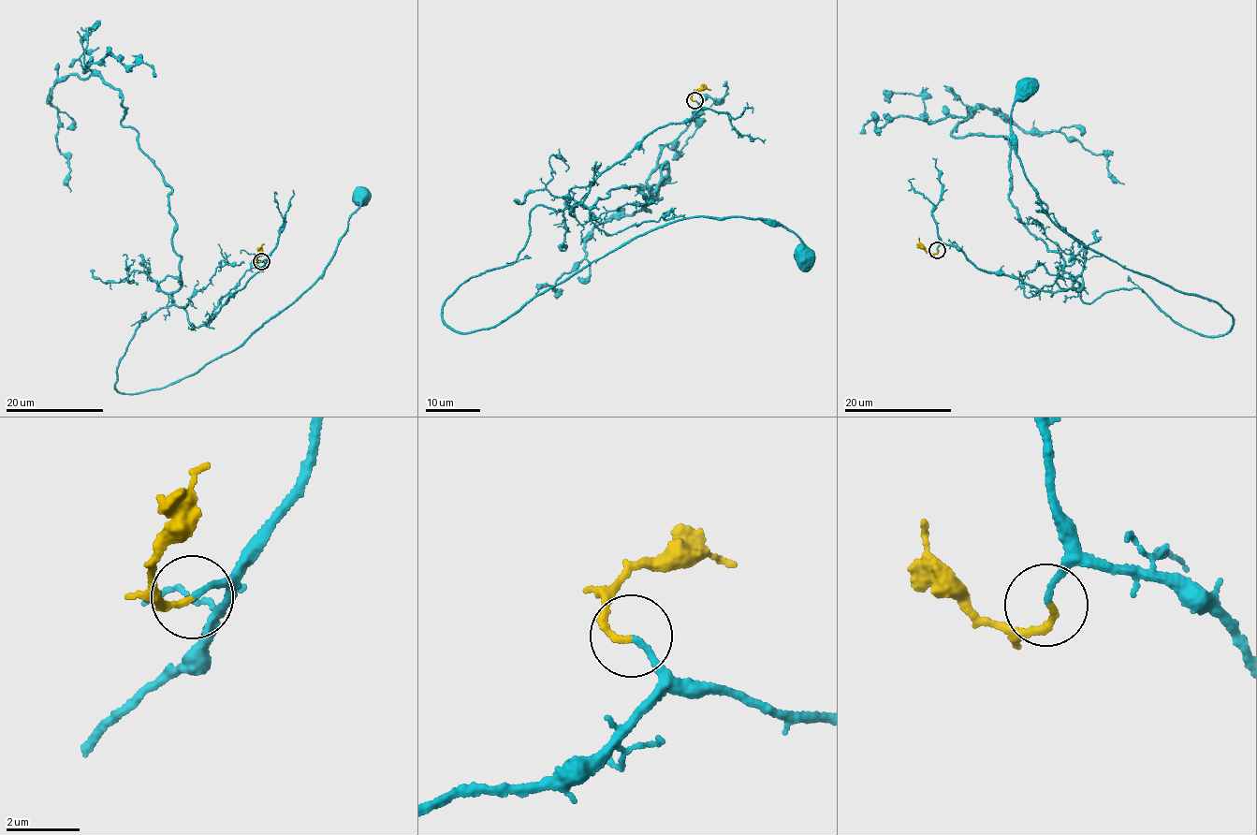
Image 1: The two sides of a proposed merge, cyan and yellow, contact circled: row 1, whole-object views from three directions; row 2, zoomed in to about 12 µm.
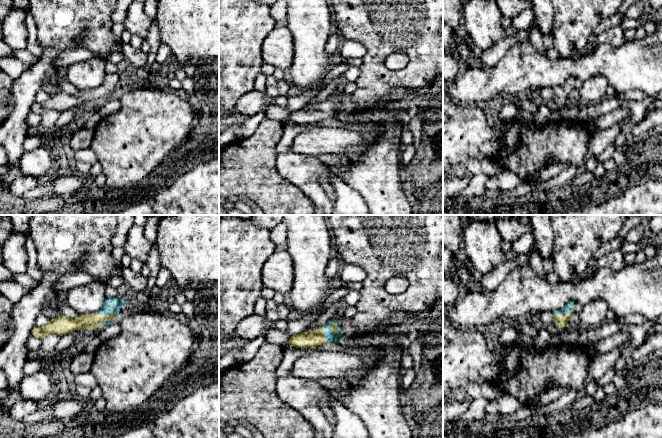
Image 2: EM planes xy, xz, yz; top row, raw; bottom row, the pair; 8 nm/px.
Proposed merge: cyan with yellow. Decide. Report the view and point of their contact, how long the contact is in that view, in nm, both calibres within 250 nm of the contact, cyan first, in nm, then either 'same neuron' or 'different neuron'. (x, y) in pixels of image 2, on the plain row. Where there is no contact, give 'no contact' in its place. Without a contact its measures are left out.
xz (330, 105) | 110 nm | 90/50 nm | same neuron

